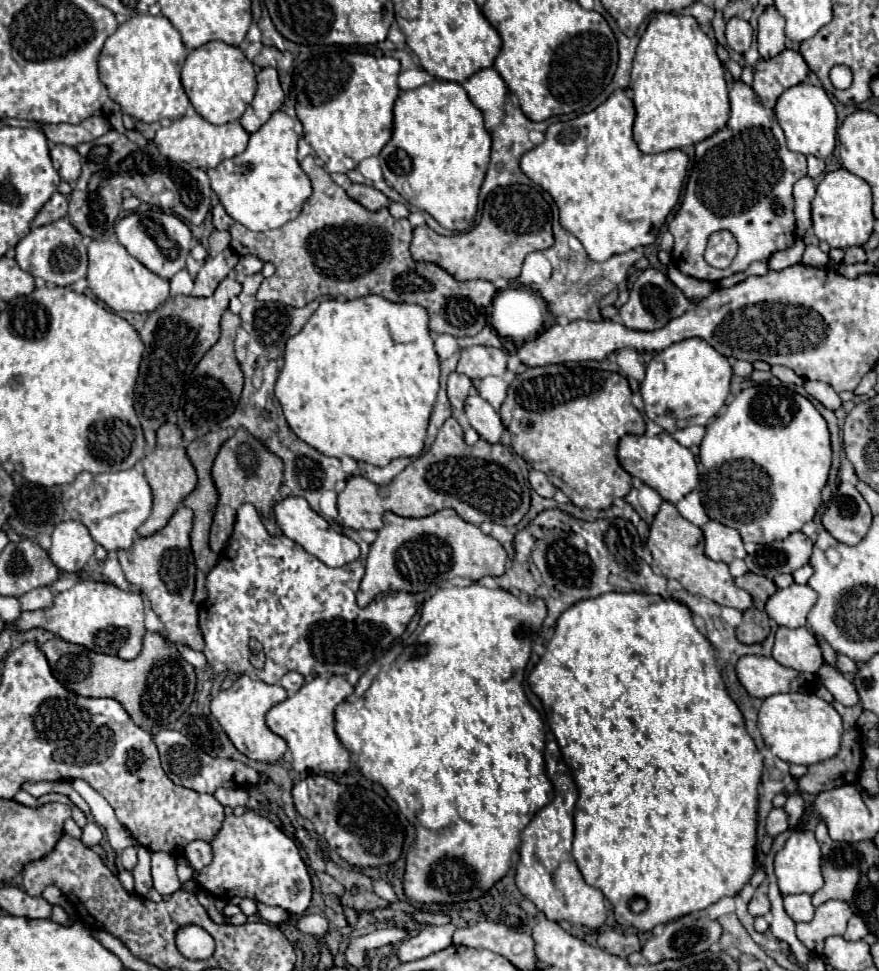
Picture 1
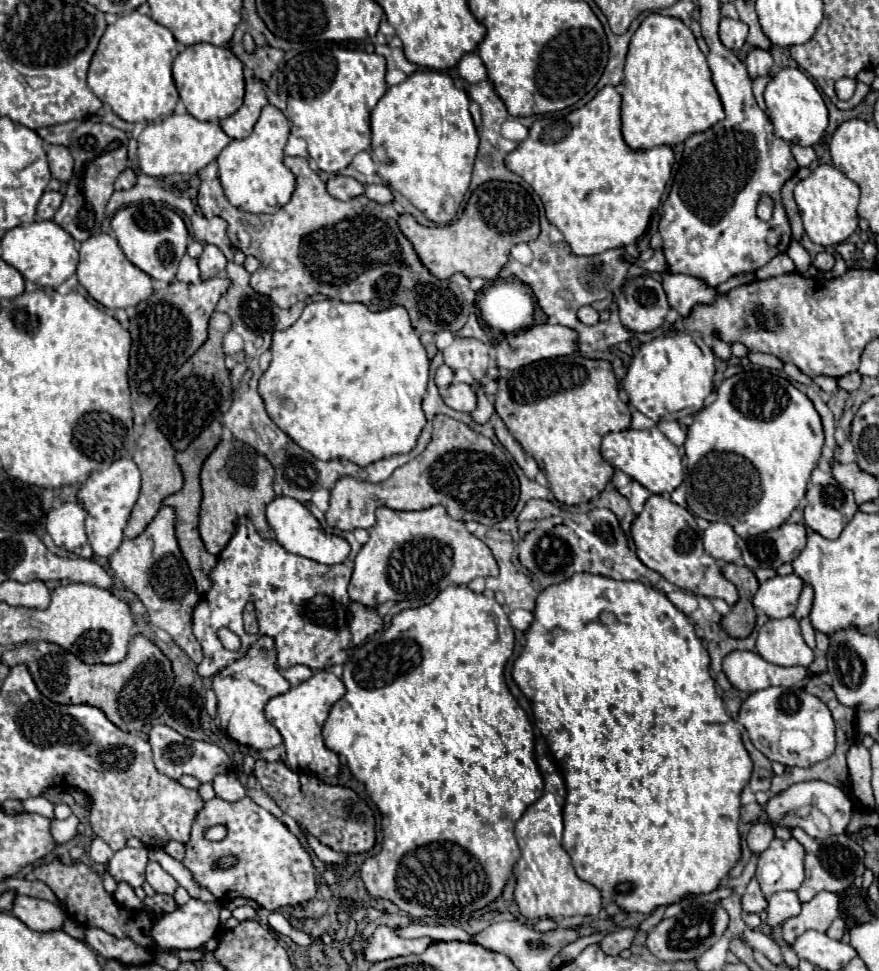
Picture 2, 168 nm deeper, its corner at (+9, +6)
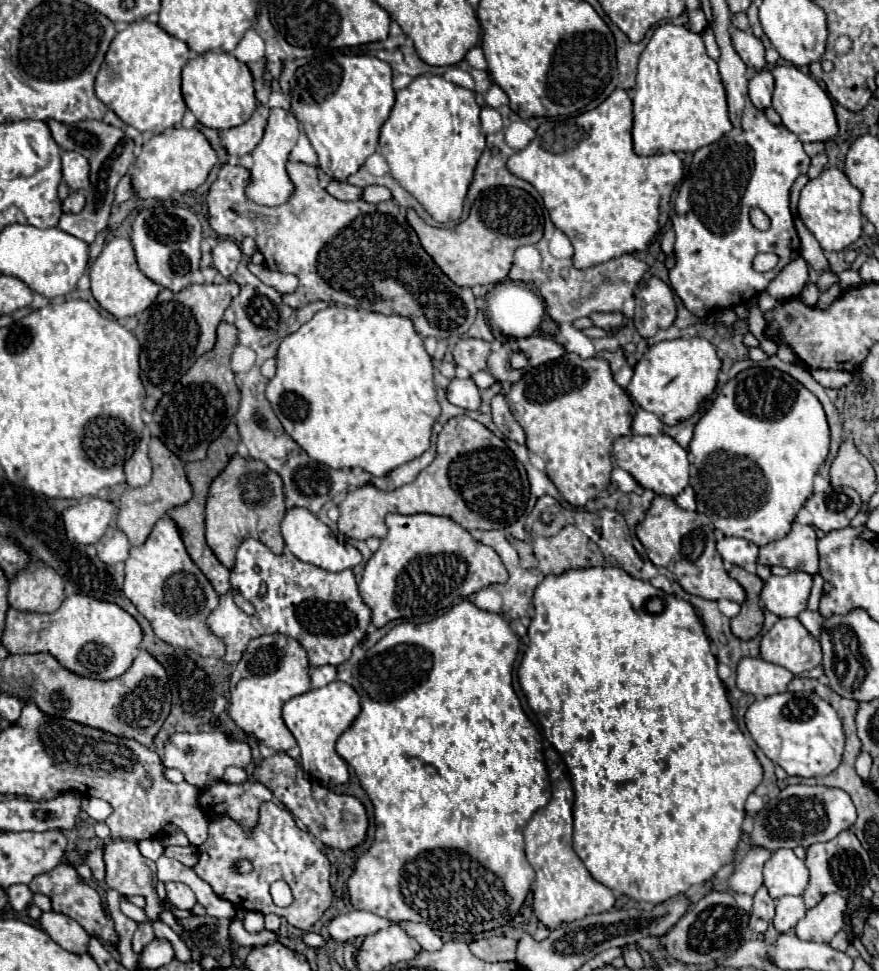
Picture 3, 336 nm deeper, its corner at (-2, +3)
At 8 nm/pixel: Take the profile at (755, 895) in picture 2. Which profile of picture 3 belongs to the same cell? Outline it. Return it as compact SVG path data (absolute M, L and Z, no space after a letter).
M761 886L761 888L757 890L757 894L755 894L751 914L753 914L755 918L763 918L763 920L767 920L767 922L773 920L773 916L775 916L775 900L769 896L769 892L767 892L765 886Z

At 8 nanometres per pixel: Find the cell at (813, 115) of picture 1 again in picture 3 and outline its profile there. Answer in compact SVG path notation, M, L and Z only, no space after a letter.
M781 64L771 66L775 74L775 92L773 92L773 110L781 116L787 130L791 130L801 142L827 142L837 134L837 120L829 94L797 66Z

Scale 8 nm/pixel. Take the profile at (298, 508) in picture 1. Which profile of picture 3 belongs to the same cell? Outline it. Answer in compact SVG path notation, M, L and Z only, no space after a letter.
M291 508L287 510L283 522L281 522L281 534L285 540L285 546L289 552L293 552L295 558L307 564L315 564L327 572L343 572L349 568L355 568L361 564L361 552L349 544L341 544L329 526L325 526L315 514L311 514L307 508Z

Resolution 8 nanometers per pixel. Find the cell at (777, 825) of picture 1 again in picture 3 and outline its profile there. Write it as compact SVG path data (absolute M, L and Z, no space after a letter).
M757 846L747 852L743 862L729 876L729 884L723 888L733 896L753 896L763 884L763 864L769 860L769 850Z

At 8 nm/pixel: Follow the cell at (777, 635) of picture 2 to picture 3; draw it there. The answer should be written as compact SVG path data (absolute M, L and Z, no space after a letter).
M779 618L761 638L761 658L799 676L821 664L821 646L797 618Z

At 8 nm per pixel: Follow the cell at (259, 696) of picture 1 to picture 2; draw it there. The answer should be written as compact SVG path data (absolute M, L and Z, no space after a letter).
M260 637L248 651L244 659L238 659L214 675L212 689L218 699L218 717L226 733L240 745L248 745L256 751L264 751L282 743L282 735L264 717L264 705L268 699L286 693L290 683L274 667L276 647L270 637Z

